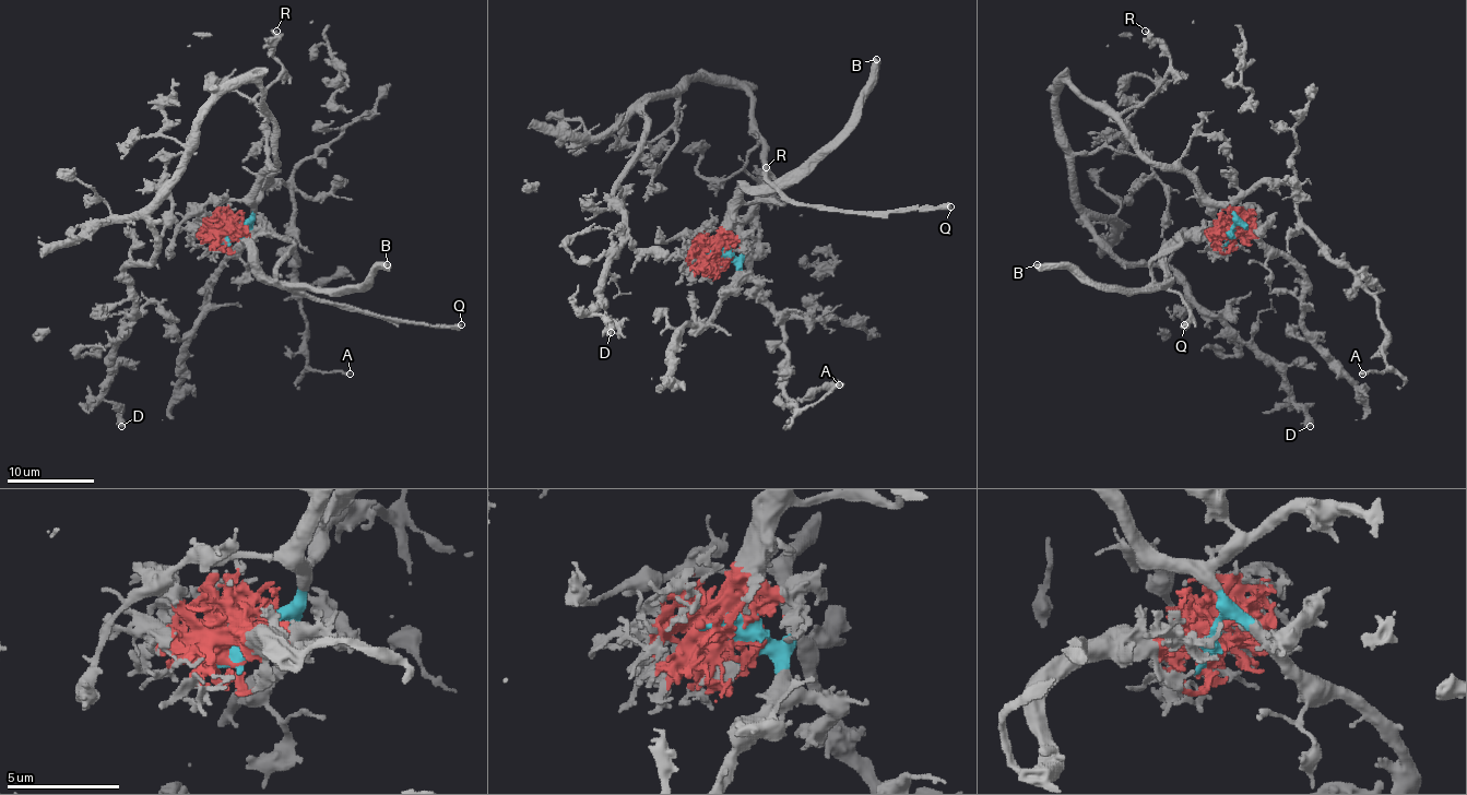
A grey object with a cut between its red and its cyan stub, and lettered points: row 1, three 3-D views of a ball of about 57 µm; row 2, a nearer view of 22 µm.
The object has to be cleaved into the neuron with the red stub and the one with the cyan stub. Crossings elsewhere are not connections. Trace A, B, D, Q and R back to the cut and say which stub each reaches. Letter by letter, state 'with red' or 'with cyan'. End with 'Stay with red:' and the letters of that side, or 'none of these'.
A: with cyan
B: with red
D: with cyan
Q: with red
R: with cyan
Stay with red: B, Q

